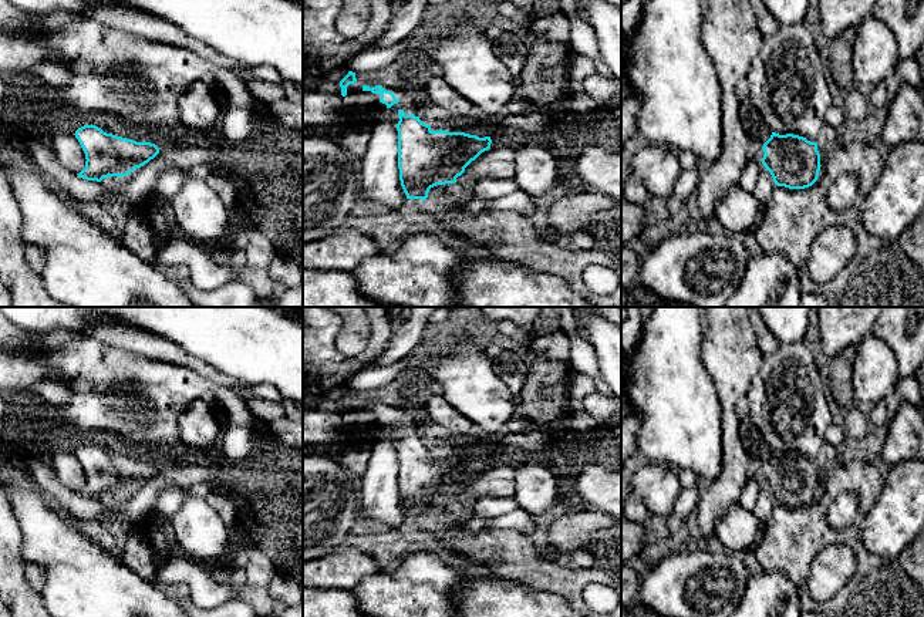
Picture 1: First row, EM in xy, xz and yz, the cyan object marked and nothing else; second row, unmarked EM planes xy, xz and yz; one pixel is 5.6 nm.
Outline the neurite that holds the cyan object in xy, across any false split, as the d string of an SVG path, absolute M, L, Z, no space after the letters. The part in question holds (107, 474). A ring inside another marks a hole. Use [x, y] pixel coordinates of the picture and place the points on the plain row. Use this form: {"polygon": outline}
{"polygon": "M84 444L74 454L87 478L85 486L77 493L87 499L101 500L108 495L127 495L159 472L155 462L107 452L95 444Z"}

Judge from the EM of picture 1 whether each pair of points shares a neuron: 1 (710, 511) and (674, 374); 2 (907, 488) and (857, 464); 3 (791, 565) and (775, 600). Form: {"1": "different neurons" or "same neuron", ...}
{"1": "different neurons", "2": "different neurons", "3": "different neurons"}

